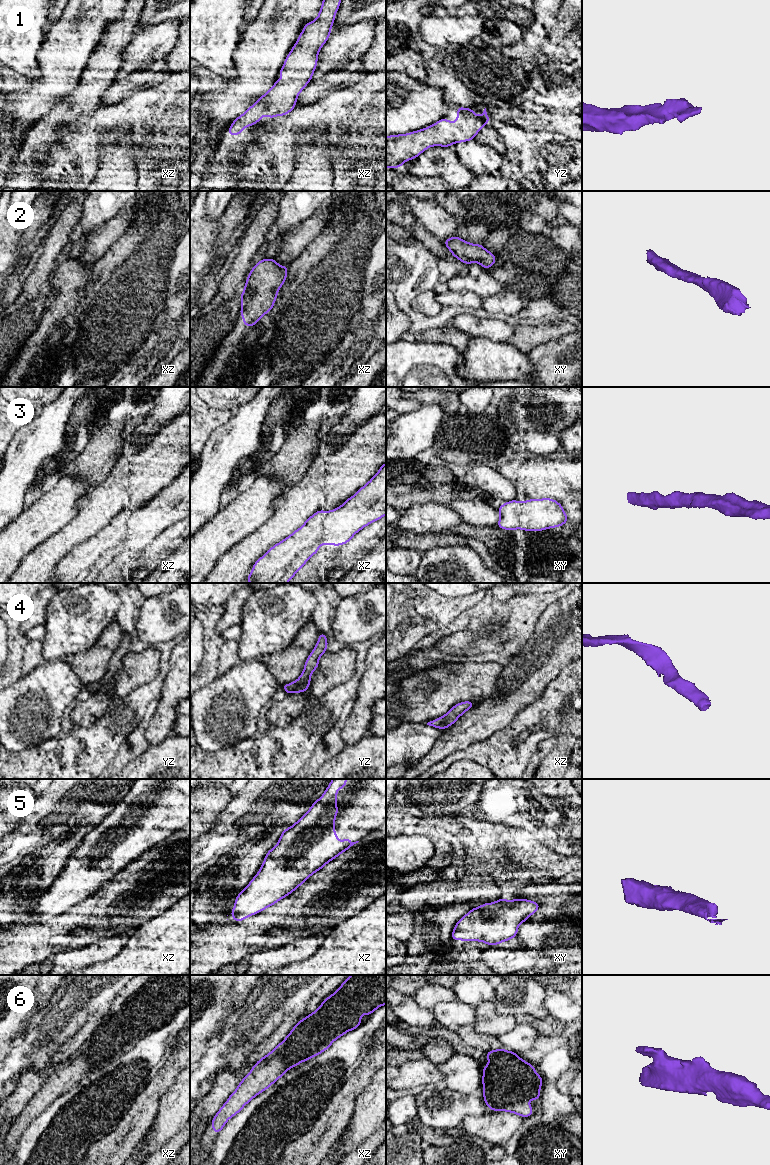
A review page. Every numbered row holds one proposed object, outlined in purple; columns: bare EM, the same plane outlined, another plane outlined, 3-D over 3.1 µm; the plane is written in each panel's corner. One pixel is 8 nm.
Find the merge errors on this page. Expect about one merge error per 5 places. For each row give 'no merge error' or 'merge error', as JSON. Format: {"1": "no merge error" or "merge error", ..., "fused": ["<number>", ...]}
{"1": "no merge error", "2": "no merge error", "3": "no merge error", "4": "no merge error", "5": "no merge error", "6": "no merge error", "fused": []}

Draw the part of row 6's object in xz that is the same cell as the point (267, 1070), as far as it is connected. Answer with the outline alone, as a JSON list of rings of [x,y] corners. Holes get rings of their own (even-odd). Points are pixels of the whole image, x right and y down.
[[[351,975],[317,1010],[298,1021],[280,1044],[257,1061],[210,1122],[213,1132],[218,1134],[231,1117],[273,1085],[289,1069],[326,1051],[335,1040],[359,1027],[362,1015],[372,1015],[377,1008],[385,1004],[386,975]]]

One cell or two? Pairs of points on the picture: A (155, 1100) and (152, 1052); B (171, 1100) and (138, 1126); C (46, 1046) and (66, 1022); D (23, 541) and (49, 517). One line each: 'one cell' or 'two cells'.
A: two cells
B: two cells
C: one cell
D: one cell

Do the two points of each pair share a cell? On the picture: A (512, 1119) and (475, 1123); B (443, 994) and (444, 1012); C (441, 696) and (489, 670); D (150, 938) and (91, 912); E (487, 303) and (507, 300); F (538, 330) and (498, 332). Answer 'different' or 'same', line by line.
A: same
B: different
C: same
D: different
E: same
F: different

